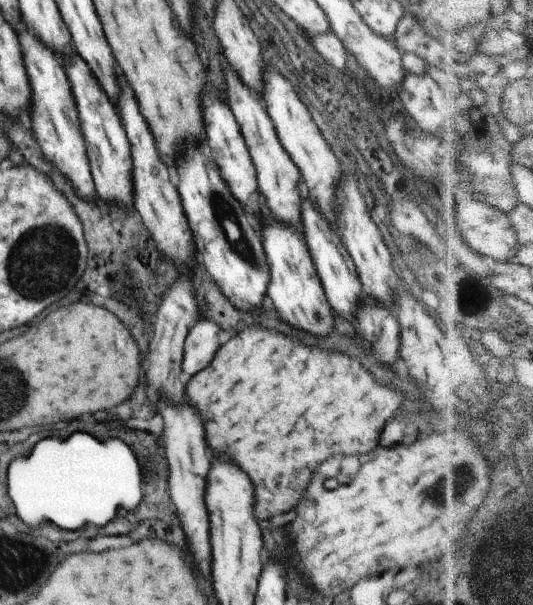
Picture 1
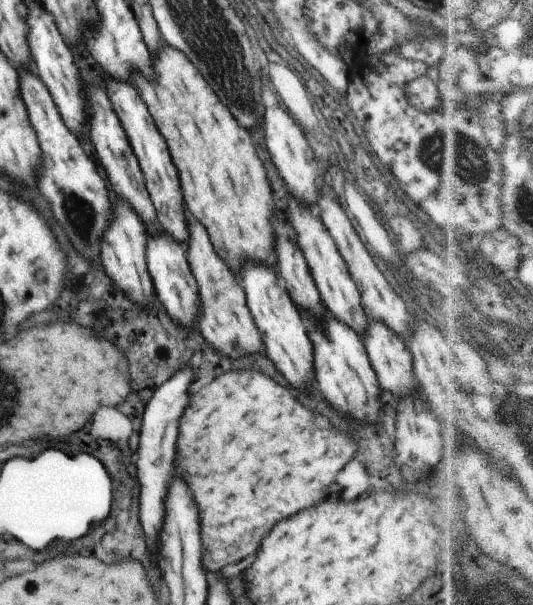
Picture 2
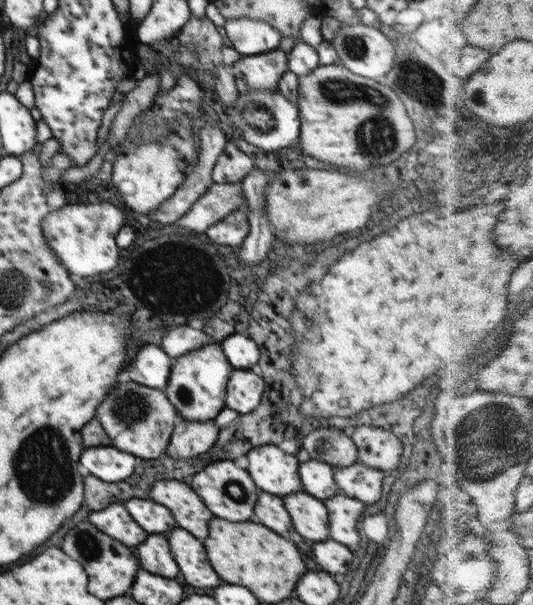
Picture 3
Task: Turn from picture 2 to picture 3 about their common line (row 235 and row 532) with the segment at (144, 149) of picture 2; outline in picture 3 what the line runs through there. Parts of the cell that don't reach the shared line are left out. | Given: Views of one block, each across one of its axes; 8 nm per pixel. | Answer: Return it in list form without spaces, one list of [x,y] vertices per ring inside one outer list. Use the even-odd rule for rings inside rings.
[[[174,528],[166,537],[172,556],[188,584],[196,588],[216,588],[220,584],[200,540],[182,528]]]

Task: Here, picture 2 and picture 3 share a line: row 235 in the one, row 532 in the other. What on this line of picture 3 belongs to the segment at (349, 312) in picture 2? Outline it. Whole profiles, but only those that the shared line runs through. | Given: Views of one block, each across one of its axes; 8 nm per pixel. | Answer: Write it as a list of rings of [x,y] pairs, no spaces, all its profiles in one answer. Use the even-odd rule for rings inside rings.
[[[300,491],[284,495],[282,500],[300,536],[314,542],[326,540],[326,508],[320,499]]]

